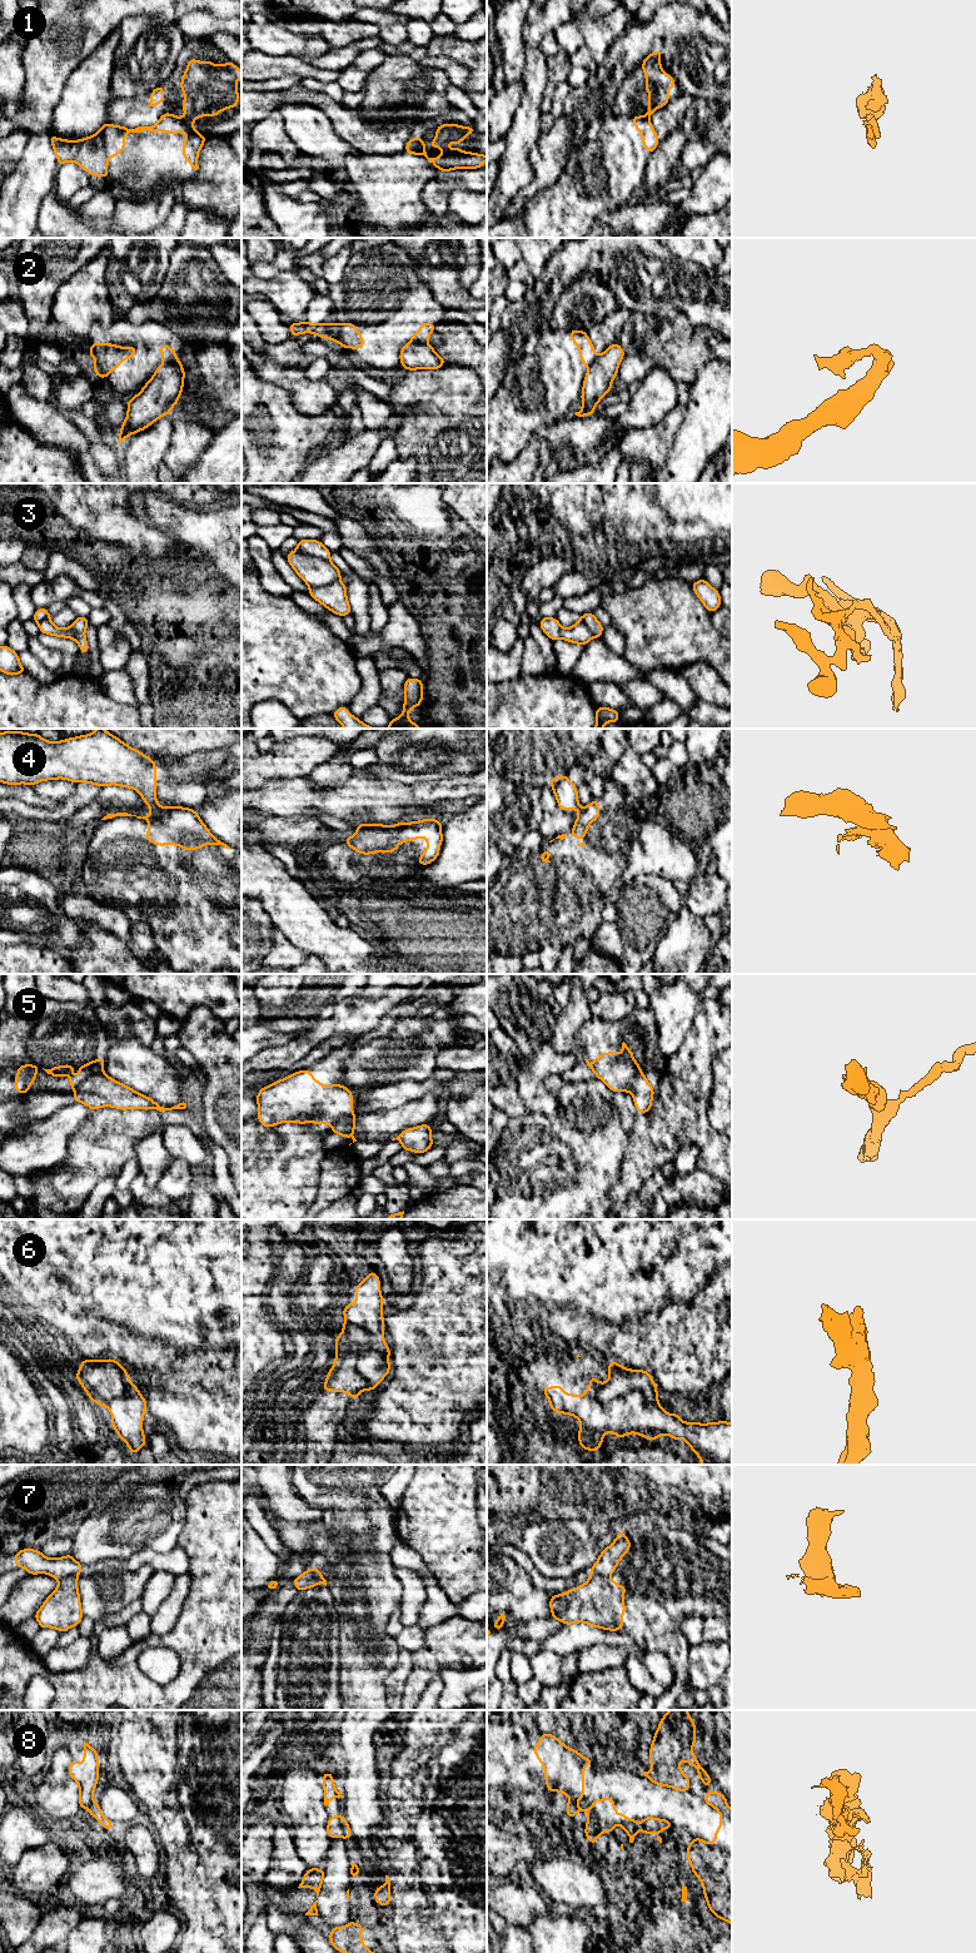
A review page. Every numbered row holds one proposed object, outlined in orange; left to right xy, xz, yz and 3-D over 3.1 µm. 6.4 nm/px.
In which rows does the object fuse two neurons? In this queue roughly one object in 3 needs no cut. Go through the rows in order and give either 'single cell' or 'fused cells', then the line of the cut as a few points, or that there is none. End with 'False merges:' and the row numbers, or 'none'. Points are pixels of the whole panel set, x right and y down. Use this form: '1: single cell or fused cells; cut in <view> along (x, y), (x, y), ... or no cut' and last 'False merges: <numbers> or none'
1: fused cells; cut in xy along (179, 118), (190, 124)
2: fused cells; cut in xy along (163, 362), (180, 363)
3: fused cells; cut in xz along (297, 547), (307, 555), (329, 561)
4: fused cells; cut in xy along (175, 806), (168, 810), (154, 811)
5: fused cells; cut in xy along (101, 1071), (88, 1076), (75, 1087)
6: fused cells; cut in xz along (345, 1321), (369, 1333), (357, 1362), (367, 1389)
7: fused cells; cut in xy along (76, 1575), (66, 1575), (59, 1581)
8: single cell; no cut
False merges: 1, 2, 3, 4, 5, 6, 7

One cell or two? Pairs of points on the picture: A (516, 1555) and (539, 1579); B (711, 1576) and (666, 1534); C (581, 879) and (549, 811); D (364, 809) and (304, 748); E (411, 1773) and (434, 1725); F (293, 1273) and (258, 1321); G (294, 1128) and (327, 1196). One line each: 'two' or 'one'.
A: one
B: one
C: two
D: two
E: one
F: two
G: two

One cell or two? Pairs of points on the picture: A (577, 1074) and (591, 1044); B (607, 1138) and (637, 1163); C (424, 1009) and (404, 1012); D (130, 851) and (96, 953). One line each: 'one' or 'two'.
A: one
B: two
C: one
D: two

